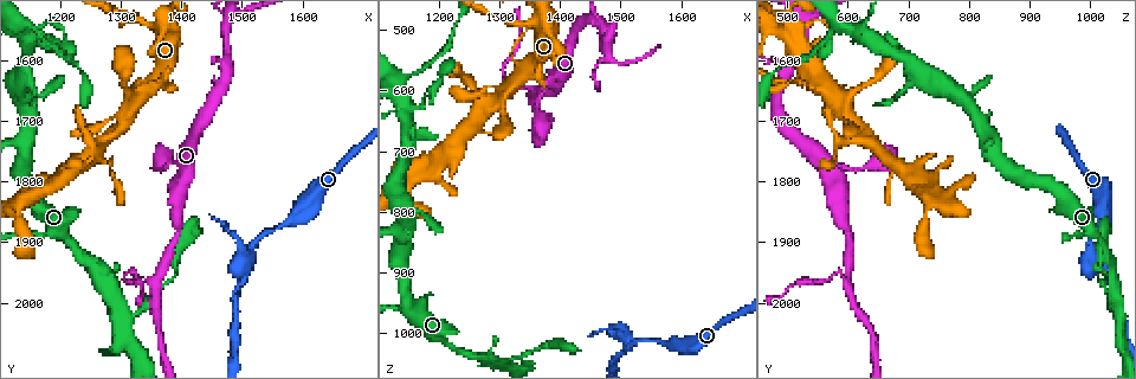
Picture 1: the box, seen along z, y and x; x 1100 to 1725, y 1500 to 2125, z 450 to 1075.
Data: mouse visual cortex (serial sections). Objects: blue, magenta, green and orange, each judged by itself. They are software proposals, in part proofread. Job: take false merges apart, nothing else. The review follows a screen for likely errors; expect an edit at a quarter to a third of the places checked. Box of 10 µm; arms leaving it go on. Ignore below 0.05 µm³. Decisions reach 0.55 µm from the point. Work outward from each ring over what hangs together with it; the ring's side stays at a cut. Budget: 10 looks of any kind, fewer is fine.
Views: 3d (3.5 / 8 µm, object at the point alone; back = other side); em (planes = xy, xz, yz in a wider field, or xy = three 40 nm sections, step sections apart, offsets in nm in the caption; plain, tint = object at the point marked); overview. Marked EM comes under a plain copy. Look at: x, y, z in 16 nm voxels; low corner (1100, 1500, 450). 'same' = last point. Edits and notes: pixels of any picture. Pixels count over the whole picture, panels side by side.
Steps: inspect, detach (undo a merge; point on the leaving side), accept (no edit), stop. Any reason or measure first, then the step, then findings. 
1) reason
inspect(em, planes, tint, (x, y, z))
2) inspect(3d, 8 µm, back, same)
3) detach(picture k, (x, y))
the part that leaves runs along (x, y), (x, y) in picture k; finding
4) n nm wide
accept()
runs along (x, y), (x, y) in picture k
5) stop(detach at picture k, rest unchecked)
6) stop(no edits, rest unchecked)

small branch off a trunk
inspect(3d, 3.5 µm, (1325, 1645, 555))

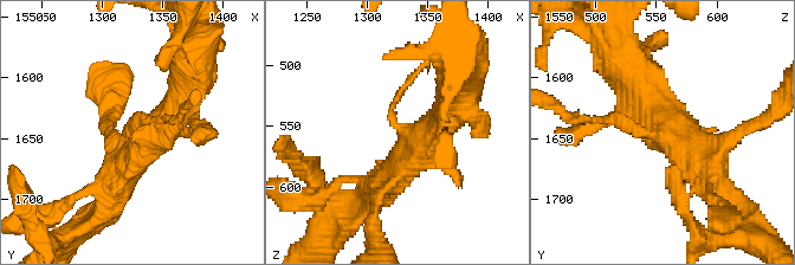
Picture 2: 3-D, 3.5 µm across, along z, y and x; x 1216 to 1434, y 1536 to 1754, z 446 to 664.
now the EM
inspect(em, xy, step 3, tint, (1326, 1646, 554))

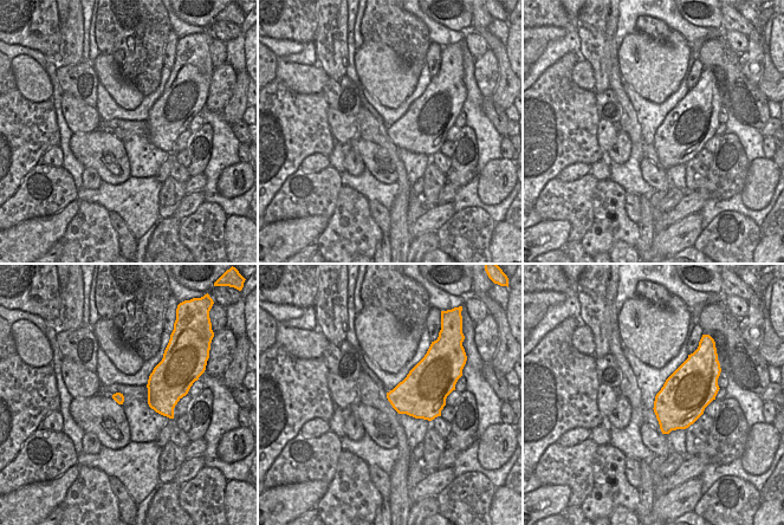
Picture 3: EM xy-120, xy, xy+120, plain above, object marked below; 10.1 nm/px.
accept()
runs along (645, 96), (676, 133), (596, 118) in picture 2; one cell here

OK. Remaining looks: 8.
sudden change in width
inspect(3d, 3.5 µm, (1170, 1560, 575))

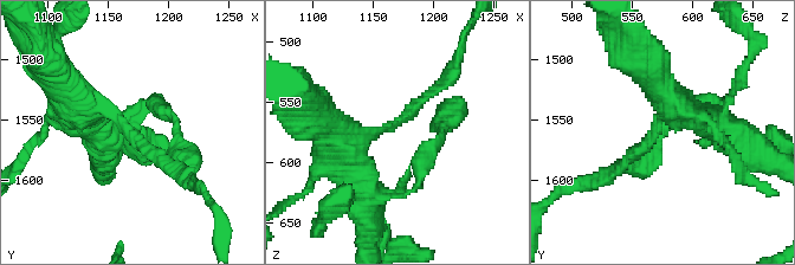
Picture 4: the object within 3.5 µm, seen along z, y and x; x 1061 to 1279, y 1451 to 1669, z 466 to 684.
now the EM
inspect(em, xy, step 5, tint, (1162, 1556, 572))

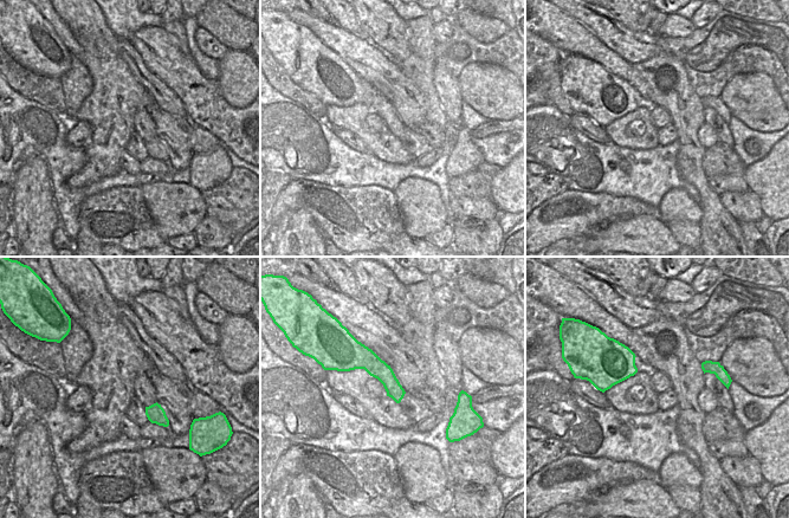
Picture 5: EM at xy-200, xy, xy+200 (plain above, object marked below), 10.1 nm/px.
arms of 150, 450 nm
accept()
runs along (349, 363), (370, 363), (398, 399) in picture 5; one cell here

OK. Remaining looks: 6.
four or more arms meet
inspect(3d, 8 µm, (1475, 1545, 530))

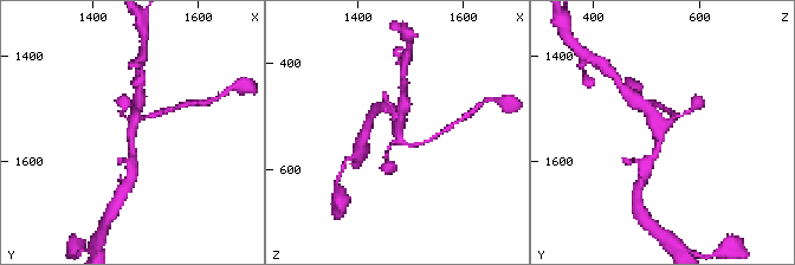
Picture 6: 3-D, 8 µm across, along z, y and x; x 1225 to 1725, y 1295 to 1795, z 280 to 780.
need the tissue
inspect(em, planes, tint, same)

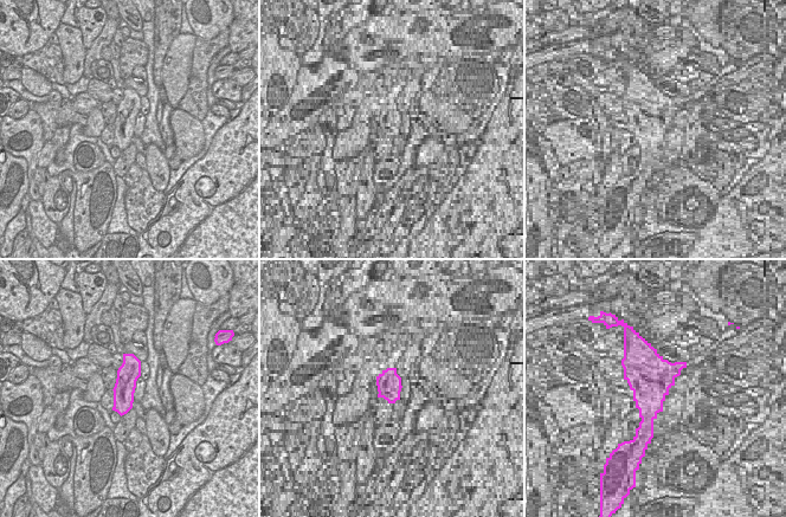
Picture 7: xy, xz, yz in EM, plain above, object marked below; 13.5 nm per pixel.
arms of 150, 150, 250, 250 nm
accept()
all the same cell

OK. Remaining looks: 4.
abrupt turn
inspect(3d, 3.5 µm, (1355, 1970, 600))

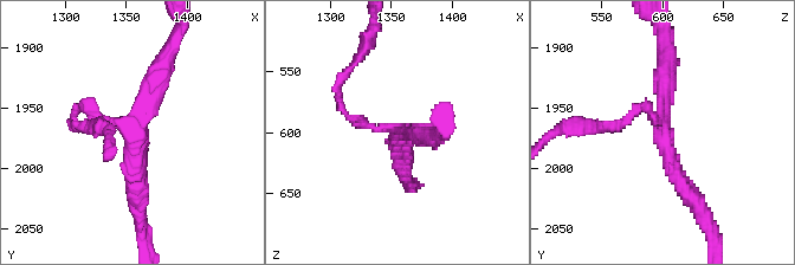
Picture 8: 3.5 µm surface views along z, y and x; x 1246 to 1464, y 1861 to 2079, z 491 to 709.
accept()
runs along (167, 59), (134, 128), (137, 200) in picture 8; all the same cell

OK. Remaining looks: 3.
stop(no edits, rest unchecked)

